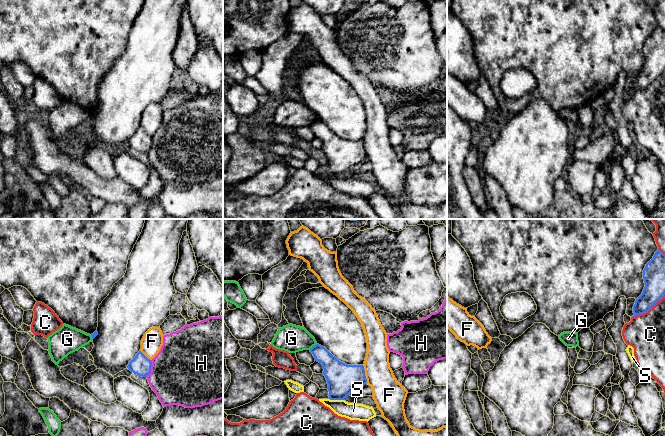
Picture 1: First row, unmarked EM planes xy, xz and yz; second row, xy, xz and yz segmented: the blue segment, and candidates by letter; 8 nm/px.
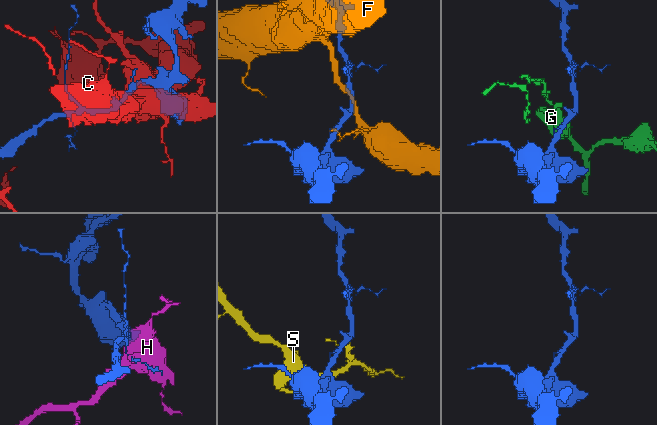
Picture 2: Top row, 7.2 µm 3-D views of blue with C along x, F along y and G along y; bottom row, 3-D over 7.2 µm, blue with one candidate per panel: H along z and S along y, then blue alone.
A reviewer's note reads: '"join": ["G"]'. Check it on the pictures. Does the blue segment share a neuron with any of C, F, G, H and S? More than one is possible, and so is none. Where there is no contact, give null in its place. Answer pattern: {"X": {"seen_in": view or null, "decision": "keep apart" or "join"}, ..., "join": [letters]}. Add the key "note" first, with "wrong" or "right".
{"note": "wrong", "C": {"seen_in": "yz", "decision": "keep apart"}, "F": {"seen_in": "xz", "decision": "keep apart"}, "G": {"seen_in": "xz", "decision": "keep apart"}, "H": {"seen_in": "xy", "decision": "keep apart"}, "S": {"seen_in": "xz", "decision": "keep apart"}, "join": []}

